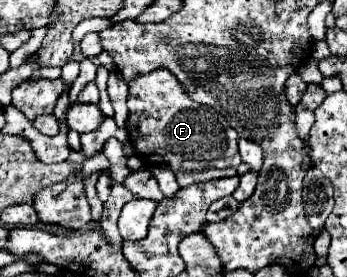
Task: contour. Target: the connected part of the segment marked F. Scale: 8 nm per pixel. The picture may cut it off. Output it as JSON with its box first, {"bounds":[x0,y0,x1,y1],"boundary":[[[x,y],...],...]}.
{"bounds":[126,69,242,173],"boundary":[[[156,69],[128,81],[128,111],[126,131],[136,153],[164,157],[160,161],[174,173],[178,169],[202,171],[210,167],[238,167],[242,163],[238,133],[218,111],[188,99],[180,81],[166,69]]]}

